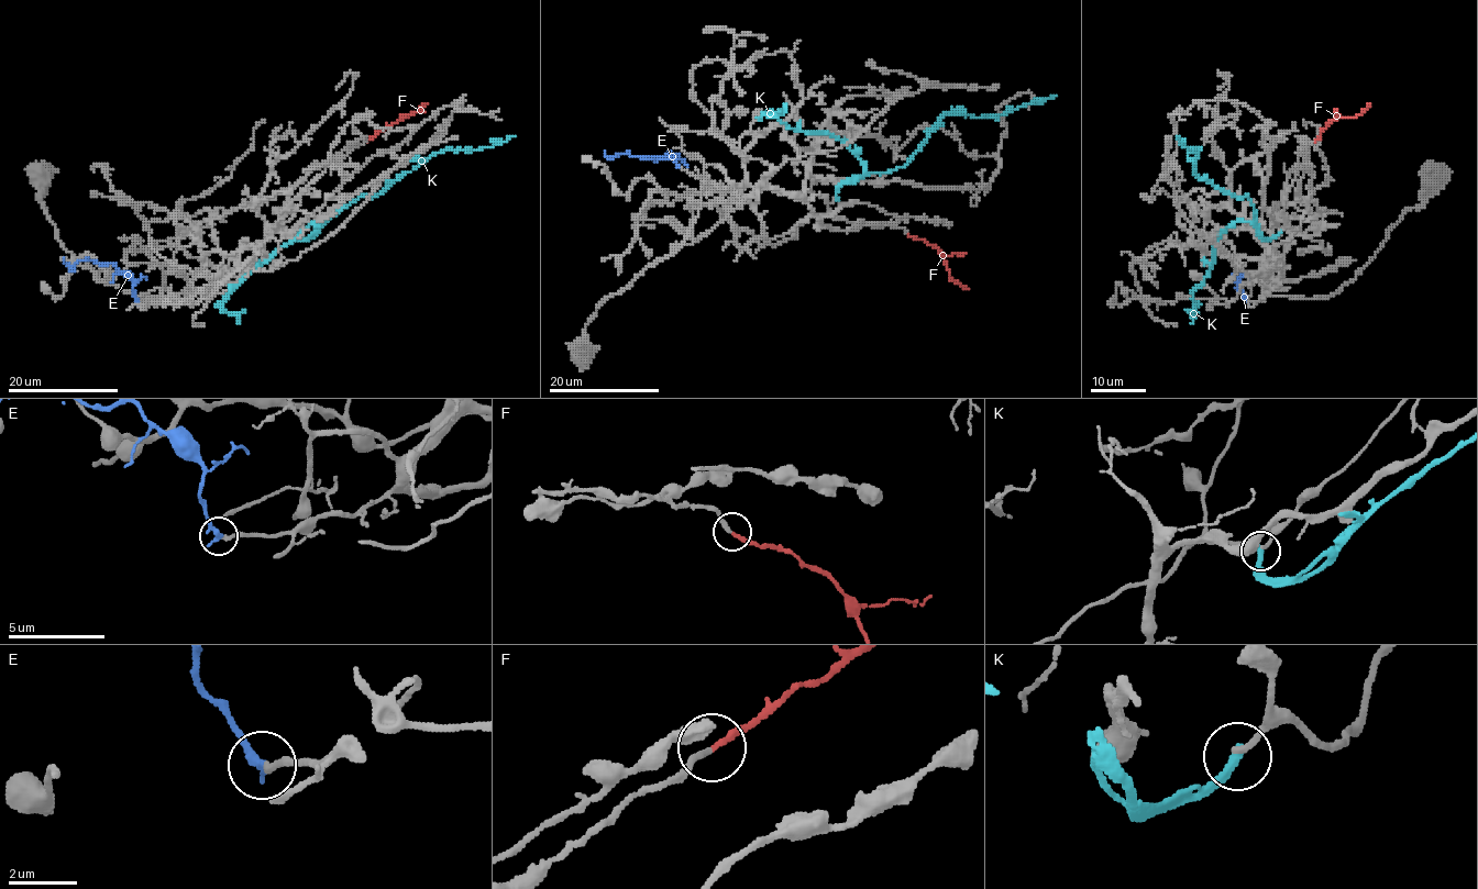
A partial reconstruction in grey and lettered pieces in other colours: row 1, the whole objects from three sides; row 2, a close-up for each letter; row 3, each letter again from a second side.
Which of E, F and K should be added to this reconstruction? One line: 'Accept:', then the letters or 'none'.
Accept: E, F

